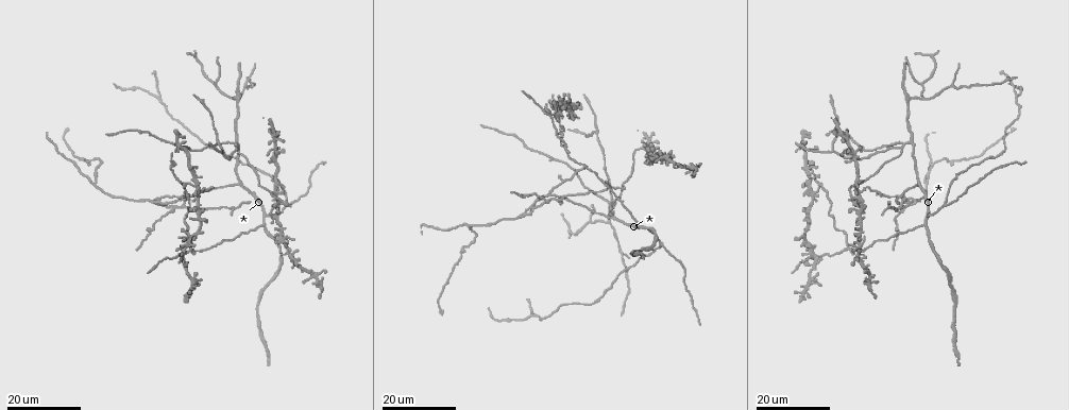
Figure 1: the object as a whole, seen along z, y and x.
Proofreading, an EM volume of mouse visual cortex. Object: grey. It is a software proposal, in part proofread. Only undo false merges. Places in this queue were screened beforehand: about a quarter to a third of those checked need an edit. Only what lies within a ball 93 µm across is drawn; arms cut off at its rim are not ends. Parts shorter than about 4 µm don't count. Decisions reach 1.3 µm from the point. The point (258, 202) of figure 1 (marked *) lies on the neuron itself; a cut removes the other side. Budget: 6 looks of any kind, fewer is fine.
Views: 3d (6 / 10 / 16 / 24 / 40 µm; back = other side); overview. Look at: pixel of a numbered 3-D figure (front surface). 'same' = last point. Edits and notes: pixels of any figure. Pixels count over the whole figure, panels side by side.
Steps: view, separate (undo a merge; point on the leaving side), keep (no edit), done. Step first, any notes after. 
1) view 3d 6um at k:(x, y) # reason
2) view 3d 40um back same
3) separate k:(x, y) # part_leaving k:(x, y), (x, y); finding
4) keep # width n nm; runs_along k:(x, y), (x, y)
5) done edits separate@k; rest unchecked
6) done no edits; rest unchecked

view 3d 16um at 1:(264, 217) # three-way junction

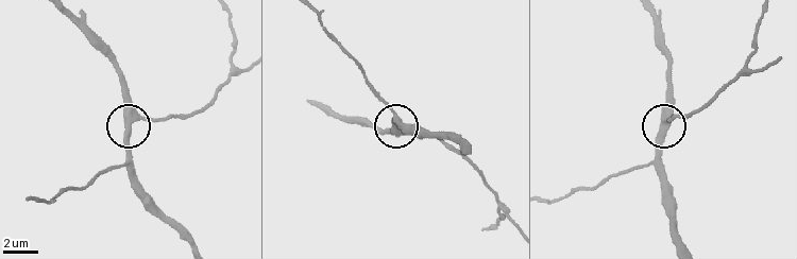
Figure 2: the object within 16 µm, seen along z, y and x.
view 3d 6um at 2:(664, 121) # closer look

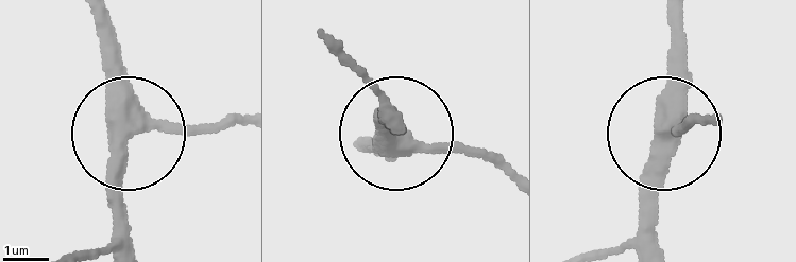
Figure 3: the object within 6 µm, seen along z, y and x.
keep # width 400 nm; runs_along 3:(96, 20), (122, 130), (233, 122); all the same neuron

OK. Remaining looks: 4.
view 3d 24um at 1:(610, 201) # arms part here

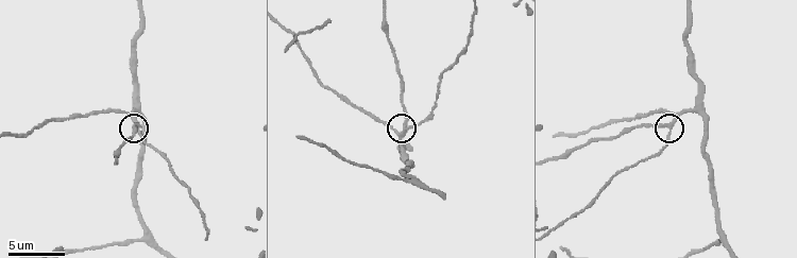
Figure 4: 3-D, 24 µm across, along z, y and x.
view 3d 6um at 4:(667, 126)

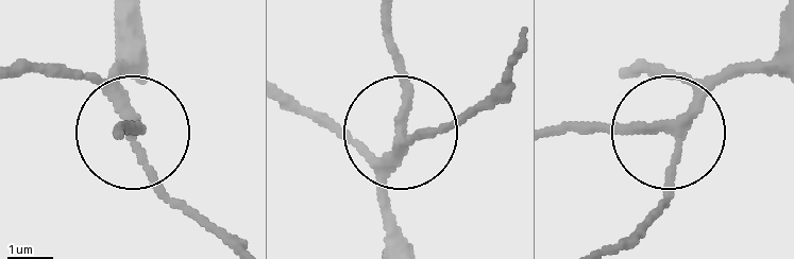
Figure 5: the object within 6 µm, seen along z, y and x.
keep # runs_along 5:(778, 74), (732, 71), (653, 136), (553, 124); continuous, no second neuron

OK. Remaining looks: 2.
view 3d 24um at 1:(95, 183) # three-way junction

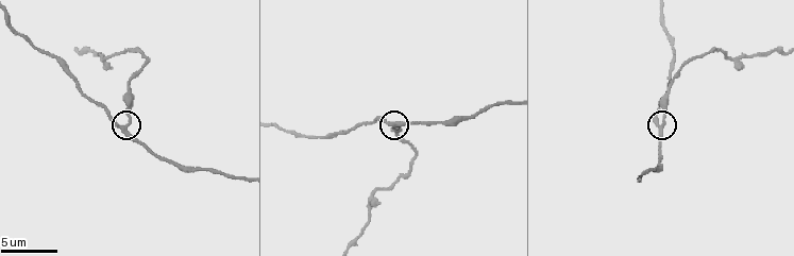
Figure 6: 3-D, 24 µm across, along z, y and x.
view 3d 6um at 6:(124, 127)

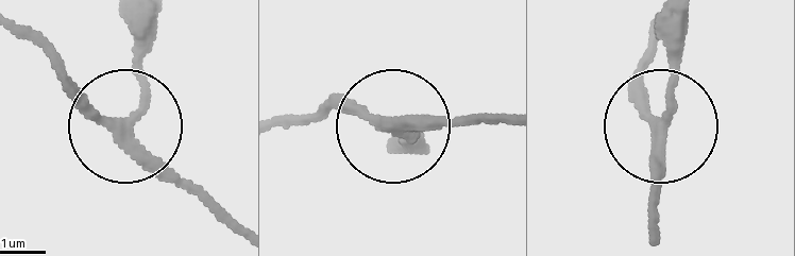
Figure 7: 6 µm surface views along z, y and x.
keep # side_arm 23 um; arms 3; continuous, no second neuron

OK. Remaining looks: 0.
done no edits; rest unchecked

